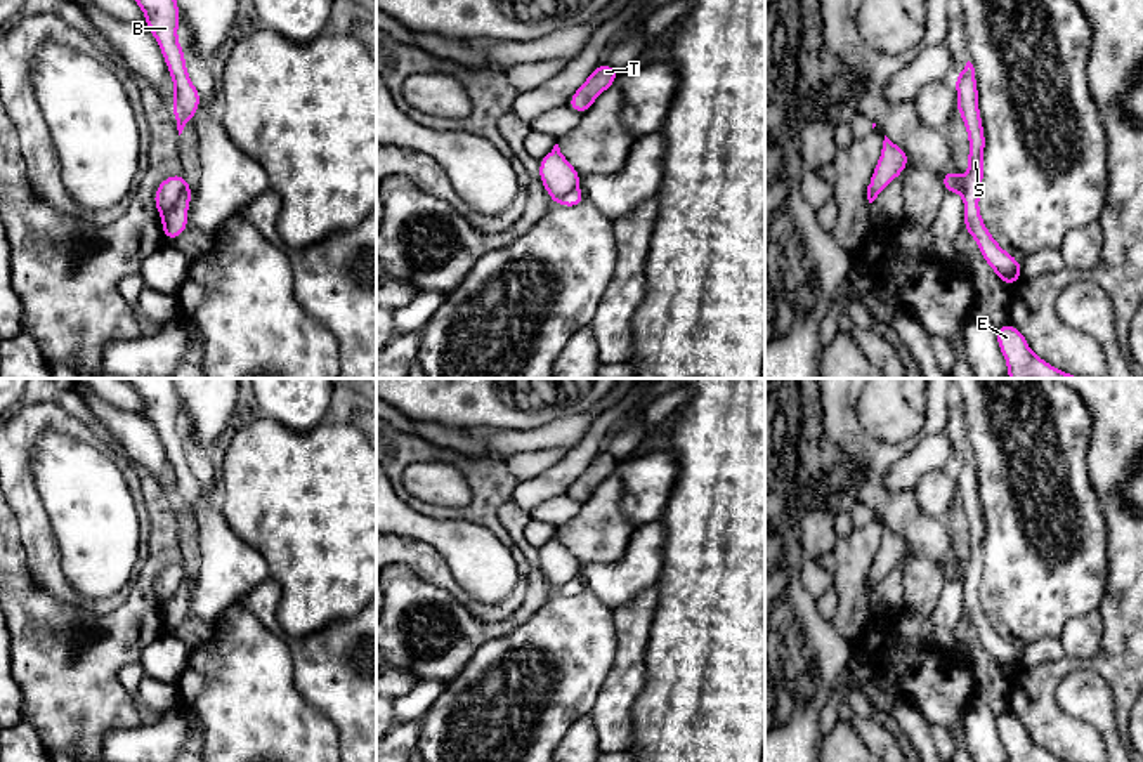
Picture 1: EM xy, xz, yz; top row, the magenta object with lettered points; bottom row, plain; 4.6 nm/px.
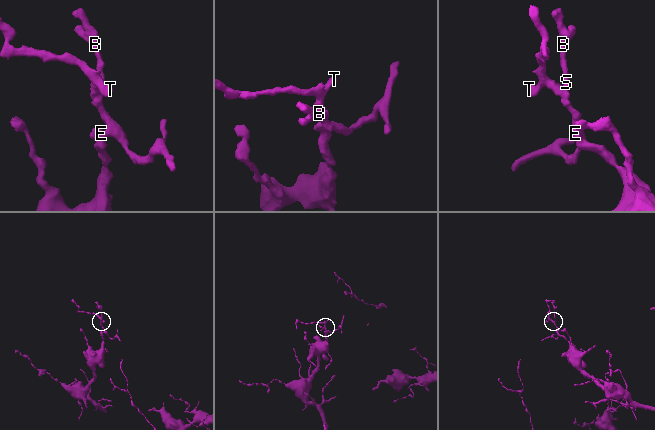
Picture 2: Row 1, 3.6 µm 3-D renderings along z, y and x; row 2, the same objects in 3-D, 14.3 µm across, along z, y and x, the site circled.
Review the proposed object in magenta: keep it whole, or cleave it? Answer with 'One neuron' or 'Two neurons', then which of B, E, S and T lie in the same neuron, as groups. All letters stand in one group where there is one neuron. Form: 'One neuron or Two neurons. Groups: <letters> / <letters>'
Two neurons. Groups: B E S / T

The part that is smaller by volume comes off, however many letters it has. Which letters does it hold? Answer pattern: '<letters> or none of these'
T

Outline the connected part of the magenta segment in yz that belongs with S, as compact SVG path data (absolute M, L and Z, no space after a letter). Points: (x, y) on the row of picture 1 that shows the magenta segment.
M968 61L964 69L954 78L957 90L956 109L961 113L970 139L968 153L968 177L964 182L964 231L968 231L987 264L994 269L1003 285L1018 283L1022 278L1022 264L1004 252L985 227L978 200L983 181L983 149L985 134L982 127L982 116L978 111L978 89L975 78L975 68Z

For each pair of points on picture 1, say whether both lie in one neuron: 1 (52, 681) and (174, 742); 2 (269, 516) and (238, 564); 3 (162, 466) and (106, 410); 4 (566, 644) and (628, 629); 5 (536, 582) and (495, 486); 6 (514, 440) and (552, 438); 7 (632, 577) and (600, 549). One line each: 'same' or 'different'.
1: different
2: different
3: same
4: different
5: different
6: same
7: different

